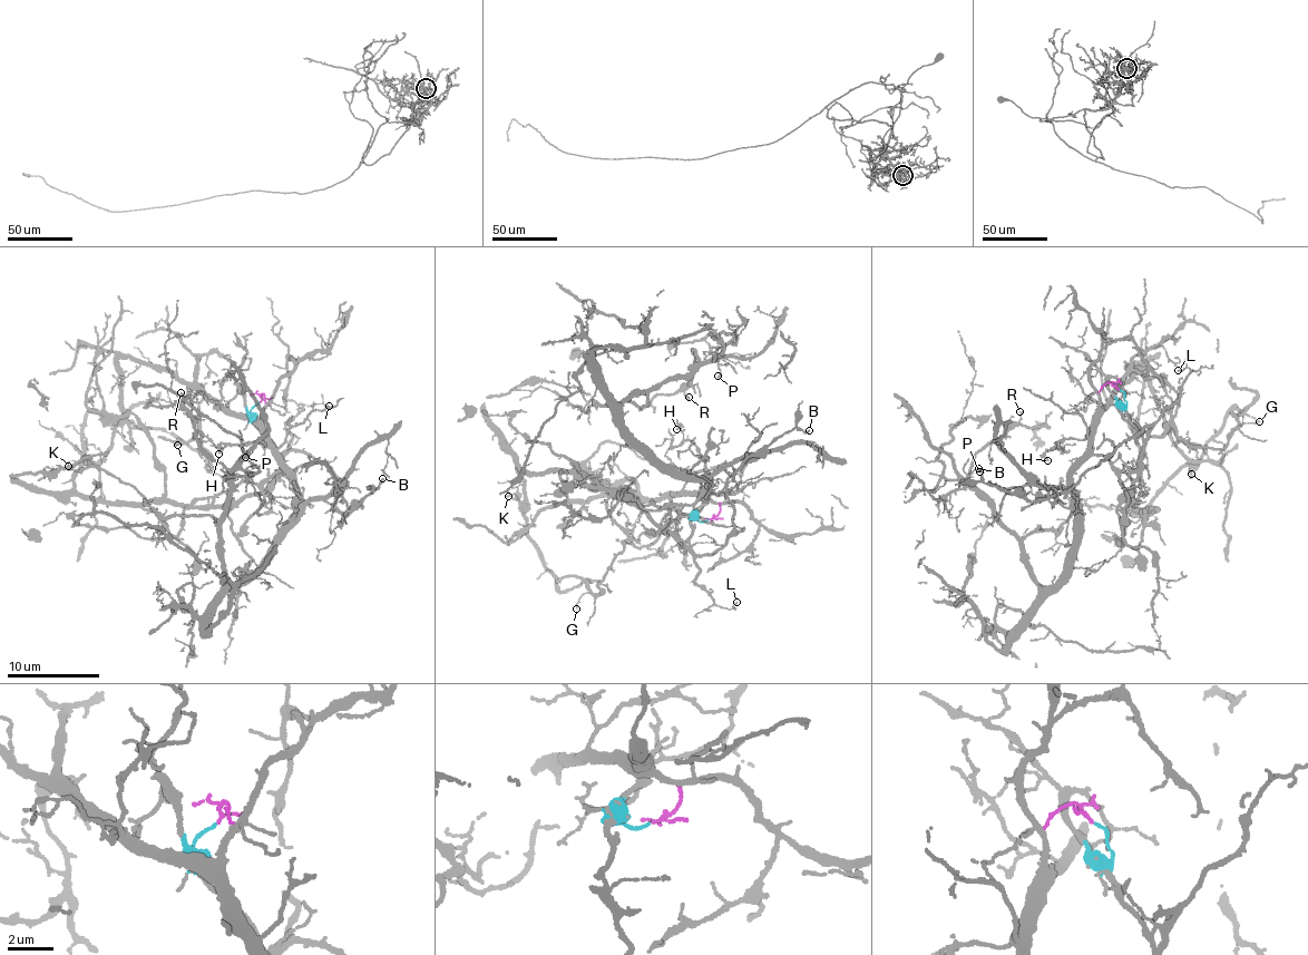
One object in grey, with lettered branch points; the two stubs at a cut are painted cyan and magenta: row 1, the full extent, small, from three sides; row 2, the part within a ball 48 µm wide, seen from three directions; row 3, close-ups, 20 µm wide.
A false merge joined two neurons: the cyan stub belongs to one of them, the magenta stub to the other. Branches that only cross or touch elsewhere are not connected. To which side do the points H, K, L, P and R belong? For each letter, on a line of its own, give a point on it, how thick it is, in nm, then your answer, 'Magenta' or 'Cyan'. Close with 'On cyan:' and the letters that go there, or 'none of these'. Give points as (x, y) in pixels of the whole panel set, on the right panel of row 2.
H: Place: (1047, 460). Thickness 110 nm. Magenta
K: Place: (1191, 474). Thickness 140 nm. Cyan
L: Place: (1178, 370). Thickness 120 nm. Cyan
P: Place: (979, 471). Thickness 150 nm. Magenta
R: Place: (1019, 411). Thickness 130 nm. Magenta
On cyan: K, L

